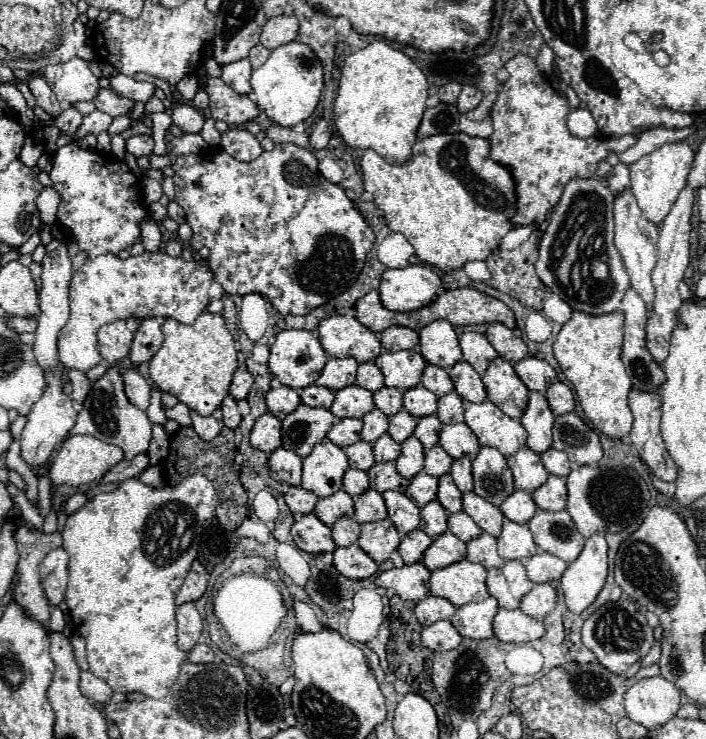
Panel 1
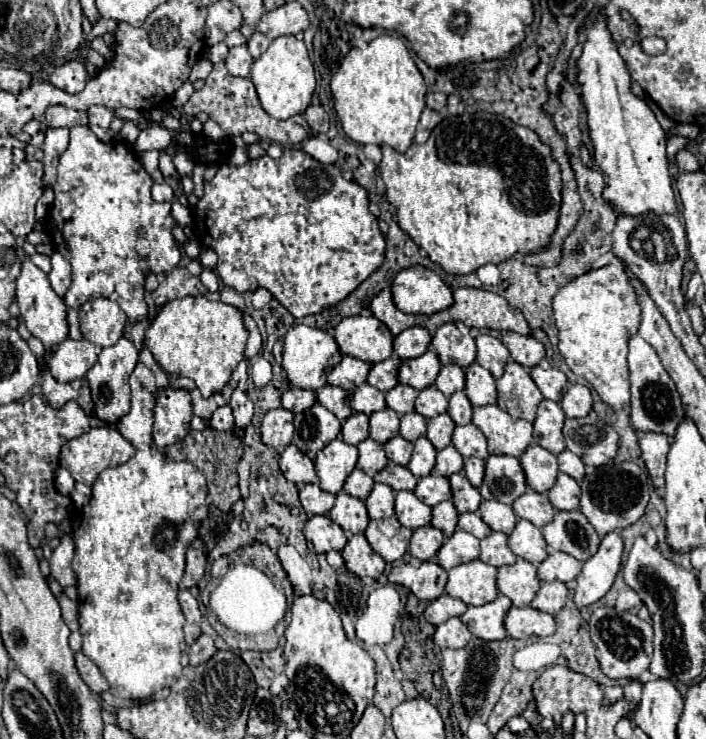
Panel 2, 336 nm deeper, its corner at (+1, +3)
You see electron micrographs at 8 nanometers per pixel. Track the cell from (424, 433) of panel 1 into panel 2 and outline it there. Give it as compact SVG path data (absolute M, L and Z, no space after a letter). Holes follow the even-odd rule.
M440 414L432 420L428 420L428 440L434 444L436 450L442 450L450 444L450 438L452 438L452 432L454 432L454 420L448 416L448 414Z

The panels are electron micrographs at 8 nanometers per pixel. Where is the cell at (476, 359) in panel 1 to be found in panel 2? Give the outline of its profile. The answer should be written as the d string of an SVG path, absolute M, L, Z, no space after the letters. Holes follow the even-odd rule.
M482 332L476 338L476 346L478 346L478 358L476 362L480 366L484 366L494 378L500 378L504 374L504 366L508 364L510 352L508 348L494 336Z

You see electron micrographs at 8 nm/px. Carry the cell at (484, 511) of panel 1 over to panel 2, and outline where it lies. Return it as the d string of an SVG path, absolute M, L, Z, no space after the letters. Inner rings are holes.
M484 500L480 504L480 516L492 530L498 530L504 534L510 534L516 526L516 514L512 506L498 504L496 500Z

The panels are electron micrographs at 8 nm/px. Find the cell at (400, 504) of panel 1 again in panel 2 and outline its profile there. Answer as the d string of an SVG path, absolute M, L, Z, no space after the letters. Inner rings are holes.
M396 492L396 518L402 526L416 530L430 524L432 508L422 504L414 492Z

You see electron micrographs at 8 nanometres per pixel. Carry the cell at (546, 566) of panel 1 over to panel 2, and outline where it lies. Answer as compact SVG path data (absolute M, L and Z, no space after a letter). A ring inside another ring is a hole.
M550 552L550 556L538 566L538 576L542 582L570 582L582 572L582 562L566 552Z

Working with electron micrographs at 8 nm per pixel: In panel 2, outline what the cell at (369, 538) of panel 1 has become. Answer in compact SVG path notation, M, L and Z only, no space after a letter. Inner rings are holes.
M392 516L392 518L382 518L382 520L370 520L364 534L370 546L374 548L374 552L378 552L390 564L394 560L400 560L406 554L412 530L404 528Z

